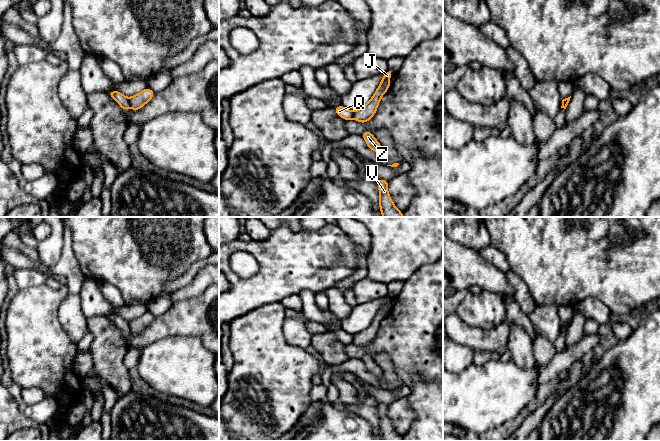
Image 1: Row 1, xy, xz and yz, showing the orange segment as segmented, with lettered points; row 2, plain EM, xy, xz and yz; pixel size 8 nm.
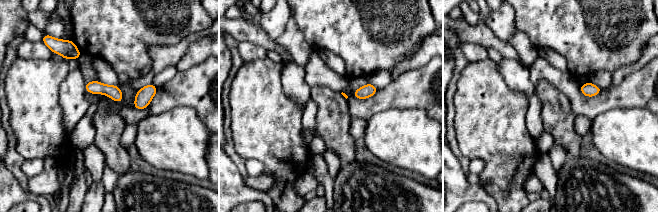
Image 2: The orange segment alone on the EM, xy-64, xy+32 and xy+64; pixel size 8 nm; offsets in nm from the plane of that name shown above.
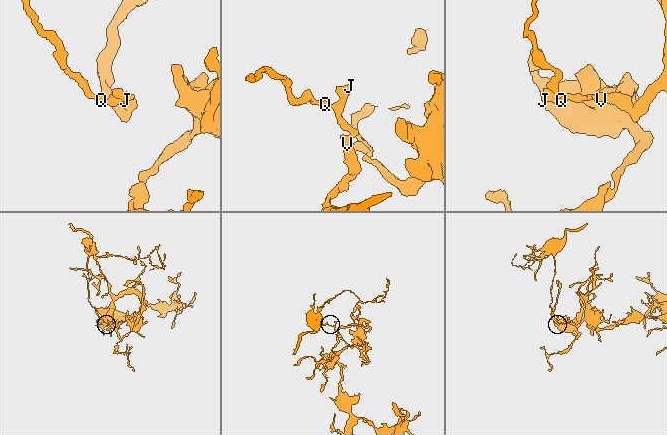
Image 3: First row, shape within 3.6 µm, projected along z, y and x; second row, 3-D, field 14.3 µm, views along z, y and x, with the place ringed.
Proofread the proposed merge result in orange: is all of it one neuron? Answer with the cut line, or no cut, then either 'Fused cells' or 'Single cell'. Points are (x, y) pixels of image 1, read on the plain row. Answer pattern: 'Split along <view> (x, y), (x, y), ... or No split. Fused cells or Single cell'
Split along xy (127, 323), (130, 330). Fused cells

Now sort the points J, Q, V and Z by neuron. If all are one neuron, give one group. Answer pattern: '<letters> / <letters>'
J V Z / Q

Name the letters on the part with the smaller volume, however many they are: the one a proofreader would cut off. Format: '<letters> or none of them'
Q

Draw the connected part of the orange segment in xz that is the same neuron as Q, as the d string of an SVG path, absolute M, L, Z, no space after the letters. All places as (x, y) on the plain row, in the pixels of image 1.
M343 329L333 331L336 338L340 341L342 341L345 345L348 345L353 342L353 336L347 332L345 332Z

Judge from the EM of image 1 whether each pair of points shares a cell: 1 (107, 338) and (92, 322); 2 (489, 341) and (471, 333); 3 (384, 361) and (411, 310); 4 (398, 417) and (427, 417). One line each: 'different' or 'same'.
1: same
2: same
3: different
4: different

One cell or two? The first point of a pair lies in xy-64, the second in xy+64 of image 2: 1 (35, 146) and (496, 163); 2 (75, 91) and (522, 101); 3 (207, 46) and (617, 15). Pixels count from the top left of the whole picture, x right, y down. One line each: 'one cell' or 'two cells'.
1: one cell
2: two cells
3: two cells

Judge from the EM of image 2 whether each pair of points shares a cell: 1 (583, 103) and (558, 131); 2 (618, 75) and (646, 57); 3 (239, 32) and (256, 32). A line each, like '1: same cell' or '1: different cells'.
1: different cells
2: same cell
3: same cell

